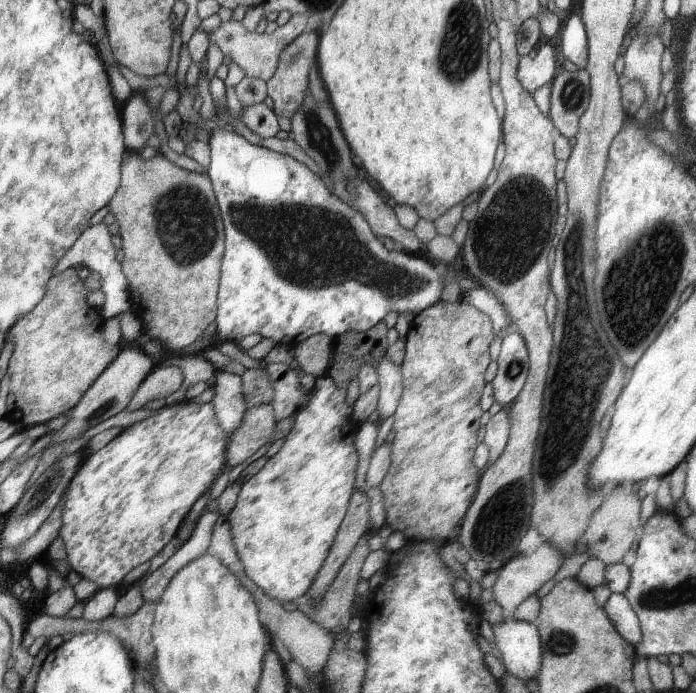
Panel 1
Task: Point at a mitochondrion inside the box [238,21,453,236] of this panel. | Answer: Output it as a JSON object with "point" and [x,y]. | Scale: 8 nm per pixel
{"point":[317,136]}

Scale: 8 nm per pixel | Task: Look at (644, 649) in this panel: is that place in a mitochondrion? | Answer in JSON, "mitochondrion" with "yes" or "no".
{"mitochondrion":"no"}

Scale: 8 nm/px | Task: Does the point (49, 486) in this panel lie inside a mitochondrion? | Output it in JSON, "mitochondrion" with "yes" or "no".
{"mitochondrion":"yes"}

